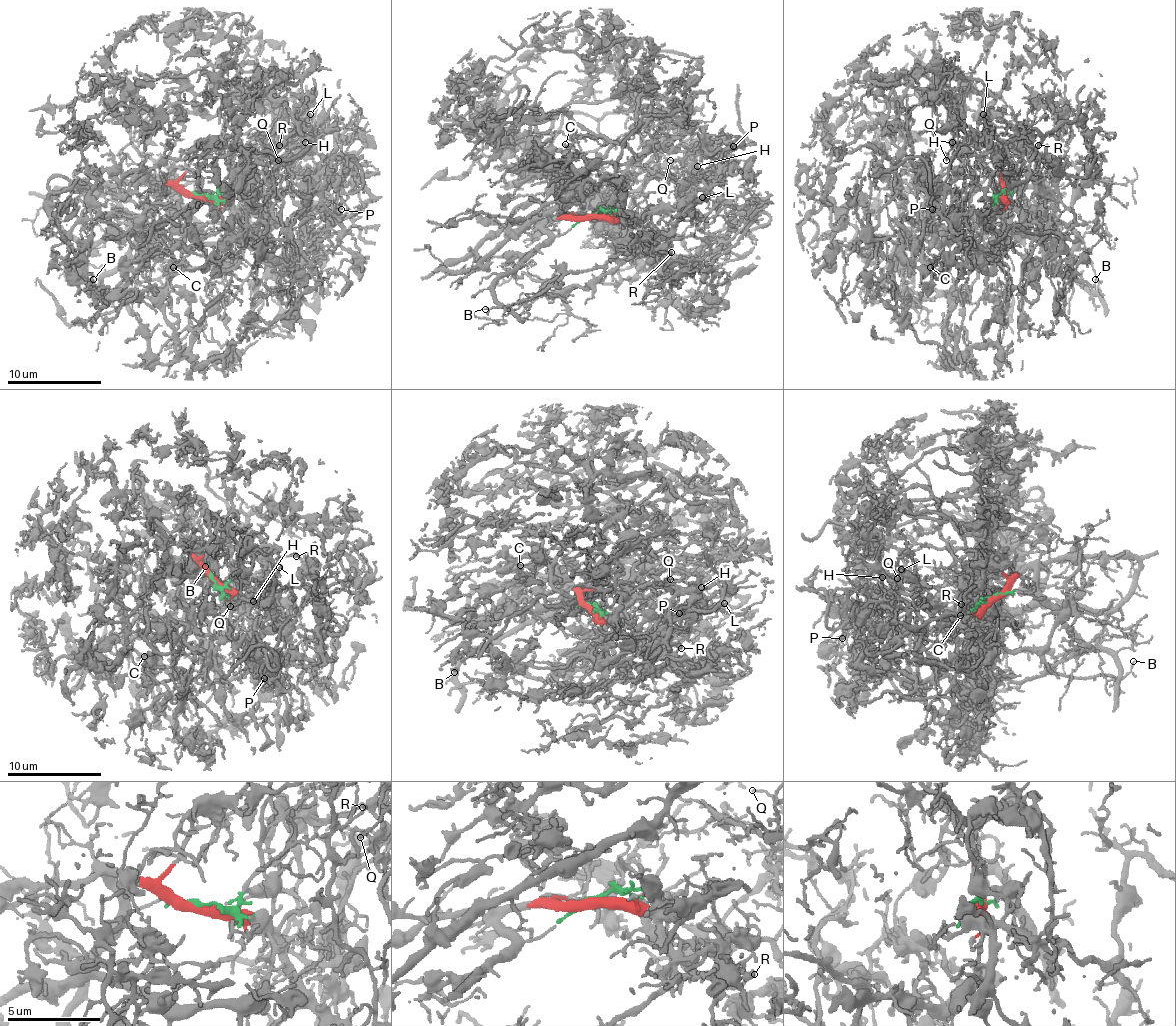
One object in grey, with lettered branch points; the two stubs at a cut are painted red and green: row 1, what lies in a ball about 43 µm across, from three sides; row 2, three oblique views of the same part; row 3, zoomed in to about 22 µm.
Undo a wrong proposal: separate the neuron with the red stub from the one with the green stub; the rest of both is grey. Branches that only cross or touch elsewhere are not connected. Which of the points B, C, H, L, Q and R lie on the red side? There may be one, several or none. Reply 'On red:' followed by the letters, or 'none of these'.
On red: B, C

